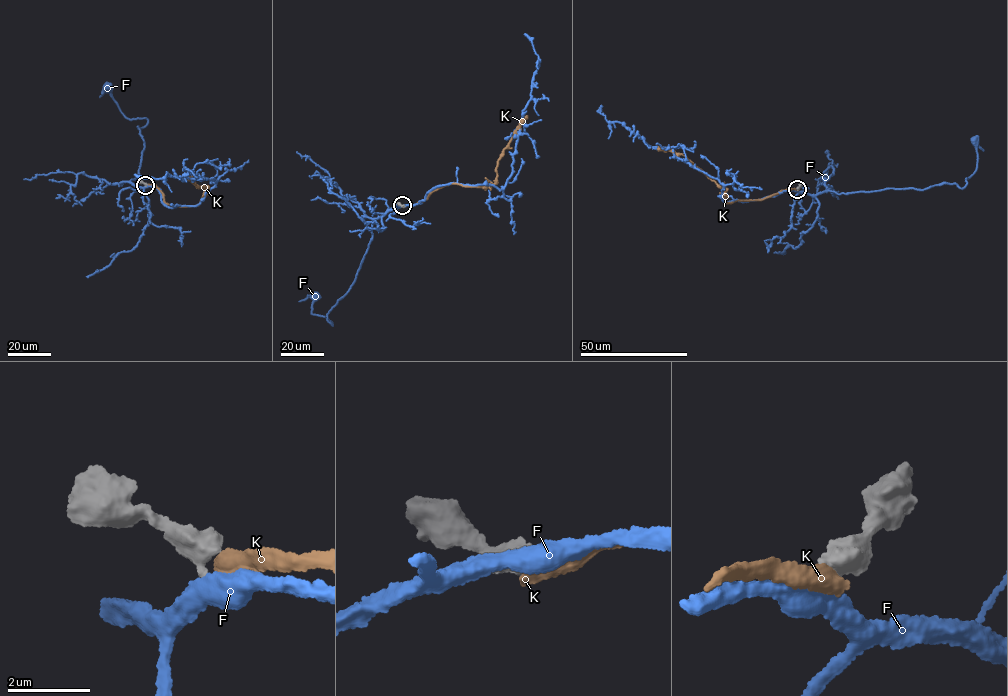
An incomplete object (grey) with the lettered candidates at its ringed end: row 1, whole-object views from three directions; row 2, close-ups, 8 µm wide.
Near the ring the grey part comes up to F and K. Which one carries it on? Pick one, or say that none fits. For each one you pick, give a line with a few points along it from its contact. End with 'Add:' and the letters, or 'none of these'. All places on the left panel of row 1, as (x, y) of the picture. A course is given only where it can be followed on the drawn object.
Add: none of these

